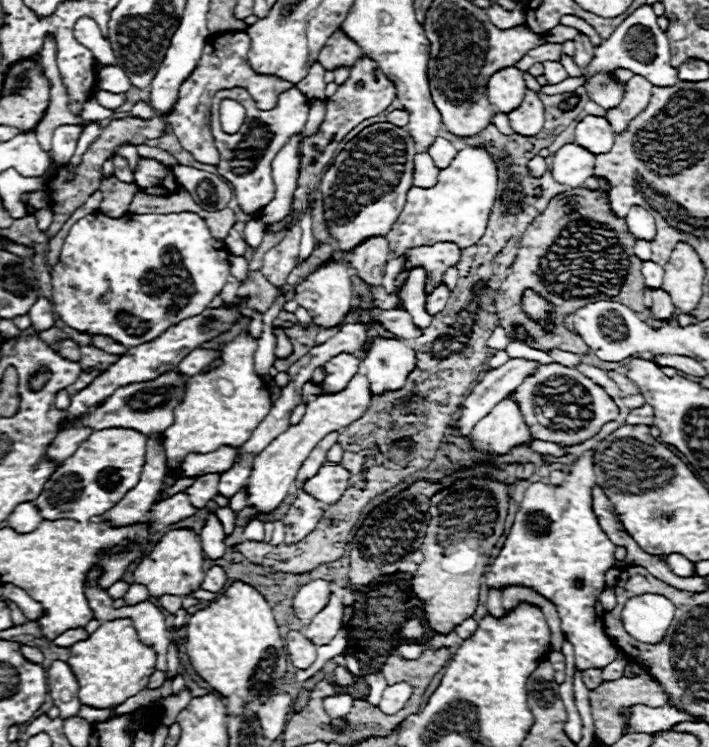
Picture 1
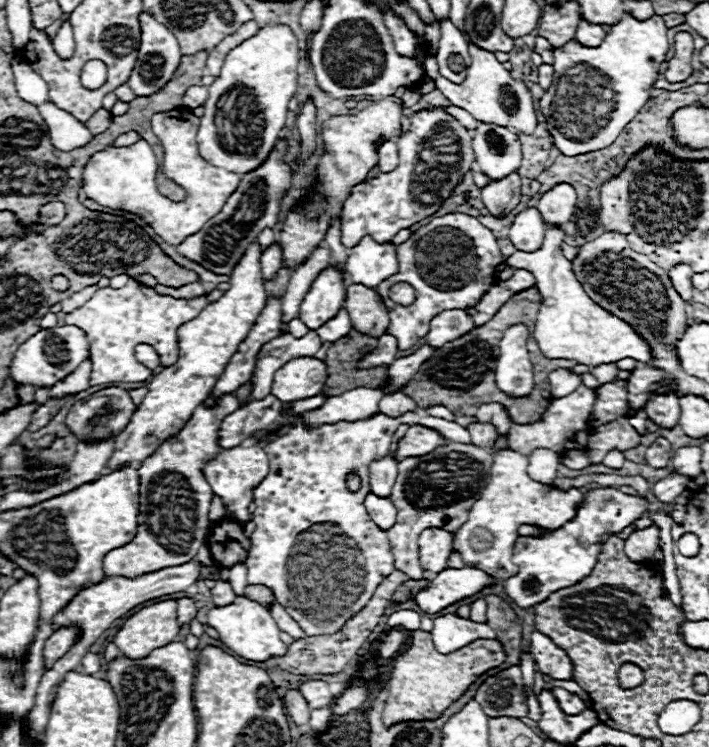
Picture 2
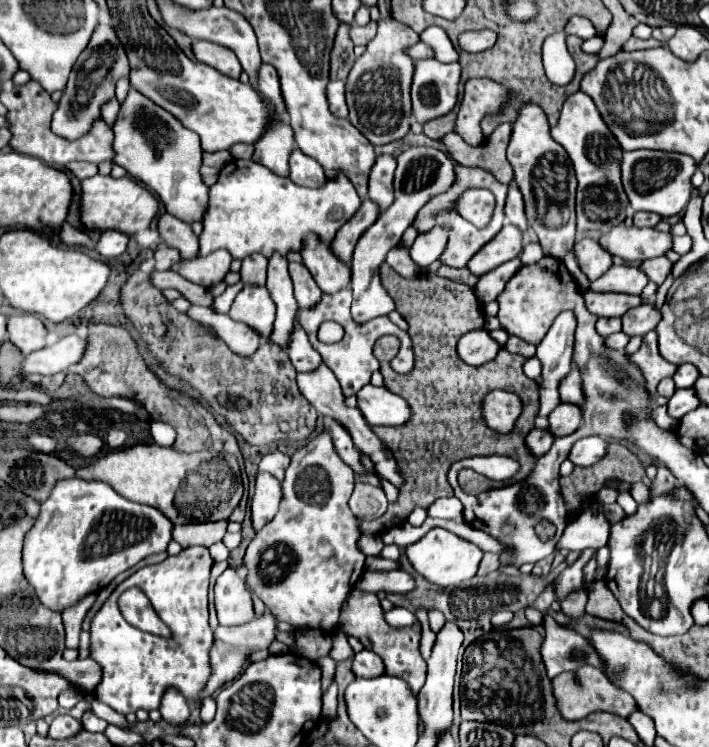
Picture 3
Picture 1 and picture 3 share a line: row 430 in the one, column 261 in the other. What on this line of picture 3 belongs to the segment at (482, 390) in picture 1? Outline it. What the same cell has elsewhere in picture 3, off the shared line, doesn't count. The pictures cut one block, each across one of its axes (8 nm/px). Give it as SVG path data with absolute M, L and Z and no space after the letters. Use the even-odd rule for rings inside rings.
M270 452L260 460L260 470L268 470L272 476L276 476L278 480L284 478L284 470L290 464L290 456L286 452Z

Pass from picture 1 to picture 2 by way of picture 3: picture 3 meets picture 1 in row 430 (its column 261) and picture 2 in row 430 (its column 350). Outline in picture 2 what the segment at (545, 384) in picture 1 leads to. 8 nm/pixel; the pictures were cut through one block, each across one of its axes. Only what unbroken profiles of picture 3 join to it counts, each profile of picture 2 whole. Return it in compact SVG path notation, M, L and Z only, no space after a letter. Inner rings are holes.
M580 384L566 398L550 400L546 412L542 414L542 418L538 422L528 424L528 426L512 424L512 432L510 432L512 450L516 450L522 456L528 456L534 448L550 448L560 456L566 456L570 450L584 450L588 444L588 436L590 436L588 414L592 410L594 402L596 402L596 392L586 388L584 384ZM472 424L470 428L470 436L472 436L472 442L478 444L478 446L488 446L490 440L494 438L494 428L492 426L484 426L484 424Z

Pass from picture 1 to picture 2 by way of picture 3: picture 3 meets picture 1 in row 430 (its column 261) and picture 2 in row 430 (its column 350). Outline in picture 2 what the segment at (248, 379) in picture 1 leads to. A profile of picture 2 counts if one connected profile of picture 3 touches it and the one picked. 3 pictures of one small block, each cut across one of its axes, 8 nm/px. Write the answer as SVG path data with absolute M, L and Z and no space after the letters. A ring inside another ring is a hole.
M222 394L216 400L214 408L204 404L194 410L192 420L178 438L164 442L142 466L140 474L140 514L138 514L138 534L136 538L106 554L104 572L106 576L126 576L138 578L162 568L180 566L190 562L200 546L204 544L204 536L208 530L208 506L214 496L210 484L202 474L202 464L212 458L218 446L218 430L222 418L240 408L240 402L234 394Z

